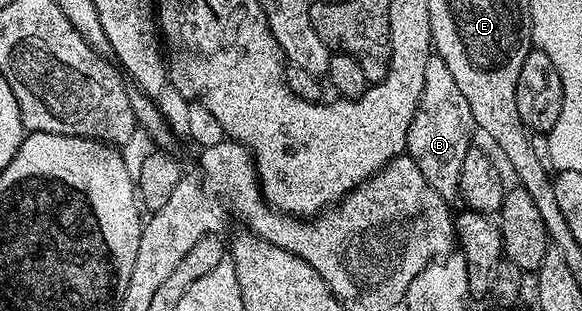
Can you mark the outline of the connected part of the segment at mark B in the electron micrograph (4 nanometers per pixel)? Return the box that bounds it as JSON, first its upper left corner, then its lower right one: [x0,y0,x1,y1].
[406,54,476,201]

